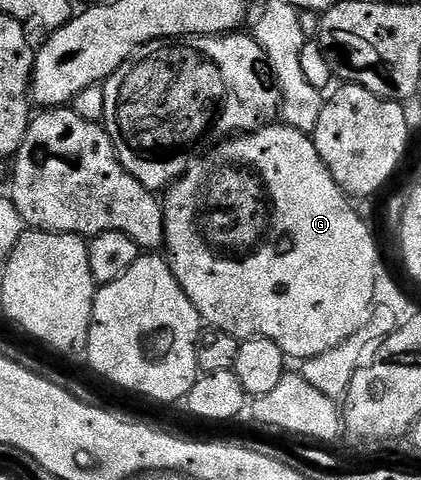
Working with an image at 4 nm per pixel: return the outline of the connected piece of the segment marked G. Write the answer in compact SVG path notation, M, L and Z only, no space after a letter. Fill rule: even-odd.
M272 124L250 134L232 136L208 150L211 151L204 158L196 157L191 167L167 187L167 199L164 197L161 202L165 220L165 257L171 264L173 276L177 276L177 284L185 296L189 296L193 308L197 308L200 319L208 327L229 332L229 336L240 340L273 340L273 344L277 344L291 360L321 356L321 352L329 352L329 348L349 340L357 328L368 322L376 305L375 281L381 274L379 250L368 223L357 216L352 199L333 180L329 168L325 168L314 141L289 125ZM223 156L235 156L261 168L277 208L273 232L263 234L261 252L245 262L233 264L227 260L215 262L205 244L201 244L195 226L189 224L193 220L197 196L201 196L201 208L215 204L221 198L223 188L215 184L217 180L207 180L207 170L215 164L223 164Z

